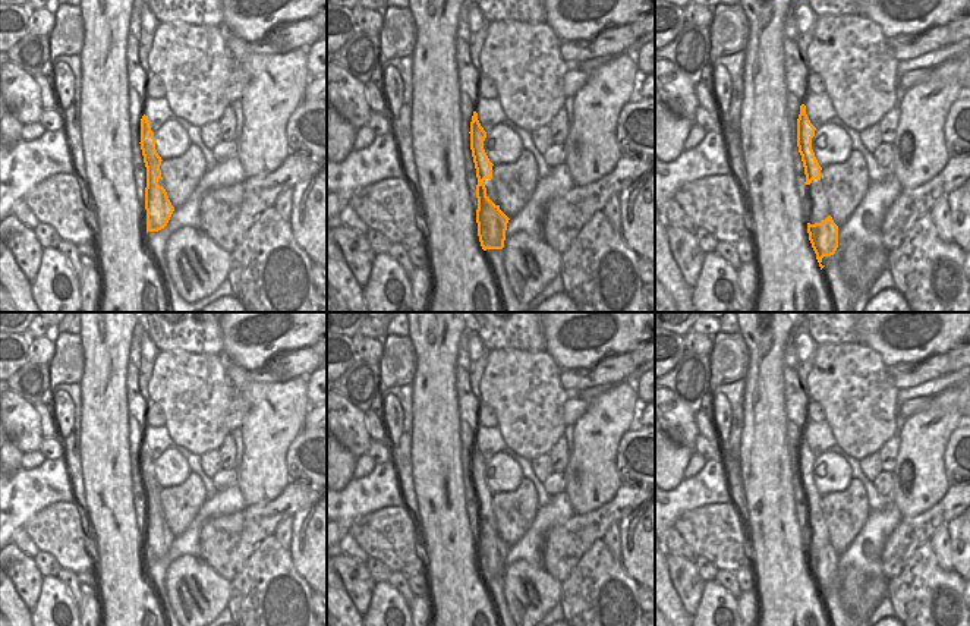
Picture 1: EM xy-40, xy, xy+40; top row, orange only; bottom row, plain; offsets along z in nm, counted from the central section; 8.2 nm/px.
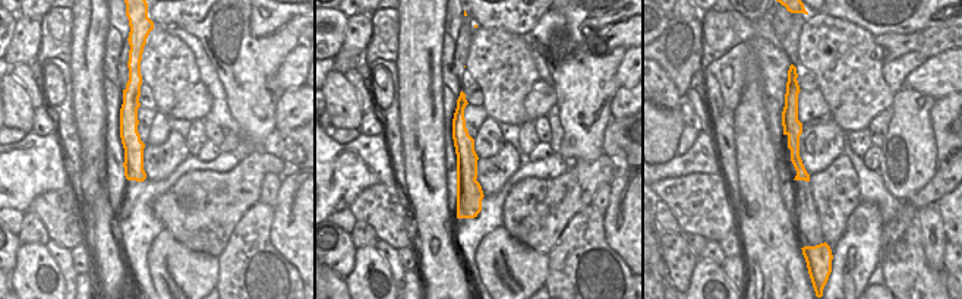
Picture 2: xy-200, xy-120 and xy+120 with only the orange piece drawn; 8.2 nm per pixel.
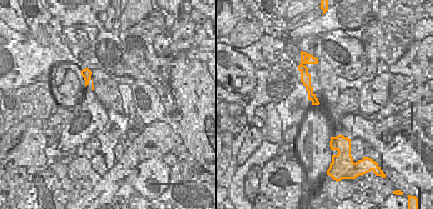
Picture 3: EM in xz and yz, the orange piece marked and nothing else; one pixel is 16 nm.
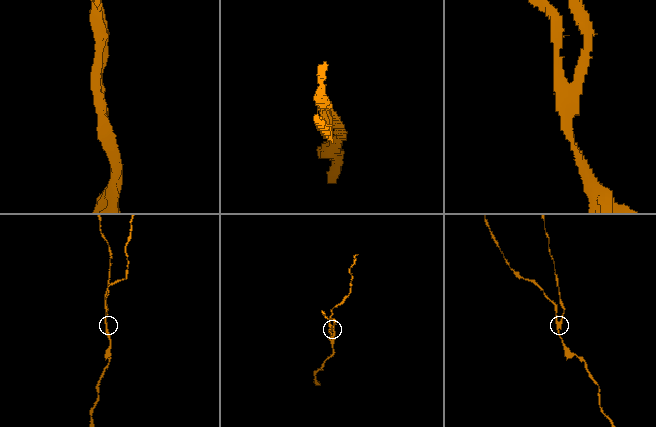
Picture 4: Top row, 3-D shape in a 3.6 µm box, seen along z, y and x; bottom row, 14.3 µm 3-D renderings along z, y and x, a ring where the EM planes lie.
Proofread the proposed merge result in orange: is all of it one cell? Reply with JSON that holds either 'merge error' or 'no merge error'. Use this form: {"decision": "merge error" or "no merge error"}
{"decision": "merge error"}

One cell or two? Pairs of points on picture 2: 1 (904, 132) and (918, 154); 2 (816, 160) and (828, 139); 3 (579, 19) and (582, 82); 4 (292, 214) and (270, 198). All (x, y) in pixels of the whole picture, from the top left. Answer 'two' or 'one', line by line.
1: one
2: one
3: two
4: two

